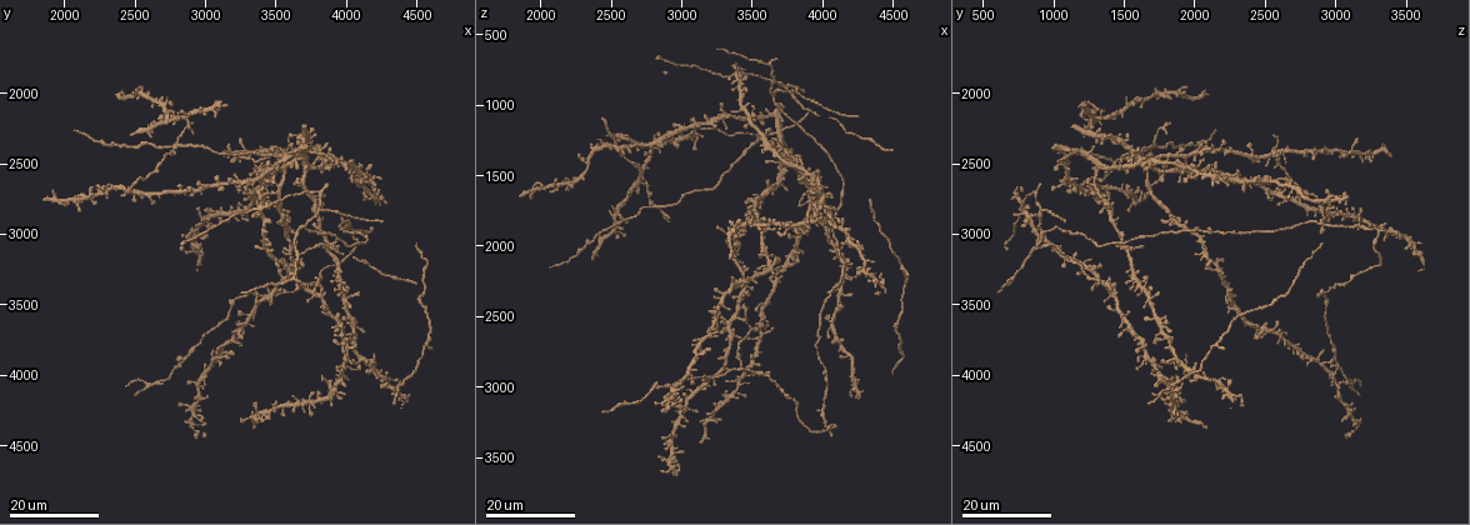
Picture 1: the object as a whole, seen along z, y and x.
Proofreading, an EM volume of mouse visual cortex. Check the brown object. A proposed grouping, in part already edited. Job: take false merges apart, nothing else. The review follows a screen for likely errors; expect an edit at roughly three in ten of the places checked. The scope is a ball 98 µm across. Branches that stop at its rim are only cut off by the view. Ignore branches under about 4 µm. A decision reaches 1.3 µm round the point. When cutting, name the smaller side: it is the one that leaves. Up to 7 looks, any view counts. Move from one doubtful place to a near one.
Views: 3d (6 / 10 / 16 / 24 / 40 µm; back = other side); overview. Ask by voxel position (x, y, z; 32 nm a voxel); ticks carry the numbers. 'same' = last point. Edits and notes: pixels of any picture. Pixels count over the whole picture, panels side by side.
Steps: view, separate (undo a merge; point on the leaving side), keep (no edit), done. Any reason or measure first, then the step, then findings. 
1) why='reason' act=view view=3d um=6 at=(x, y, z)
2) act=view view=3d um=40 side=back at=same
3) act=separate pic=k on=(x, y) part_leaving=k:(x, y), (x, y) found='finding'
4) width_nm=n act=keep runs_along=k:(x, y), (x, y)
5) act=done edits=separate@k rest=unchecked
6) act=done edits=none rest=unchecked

why='three arms meet' act=view view=3d um=24 at=(4020, 2940, 2900)

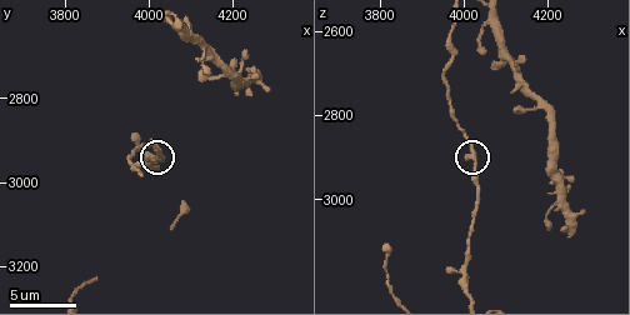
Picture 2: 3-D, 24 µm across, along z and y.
why='closer look' act=view view=3d um=10 at=same

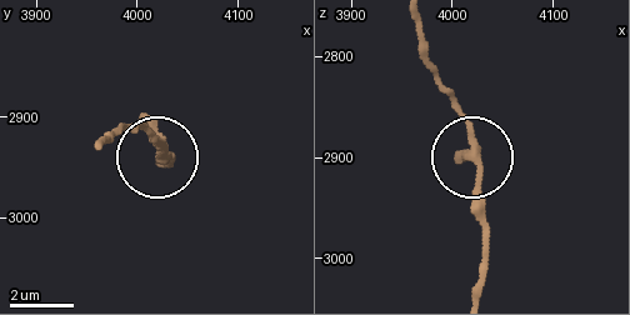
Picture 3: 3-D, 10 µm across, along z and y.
arms=3 act=keep runs_along=3:(416, 20), (424, 60), (470, 133), (486, 259) found='one cell here'

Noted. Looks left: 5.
why='arms run side by side' act=view view=3d um=24 at=(2640, 4040, 3120)

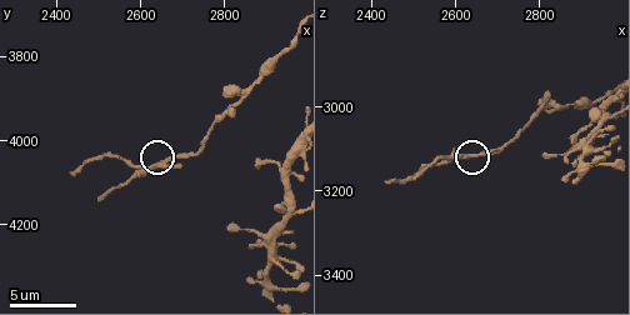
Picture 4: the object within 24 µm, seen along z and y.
why='zoom in' act=view view=3d um=10 at=(2640, 4060, 3115)

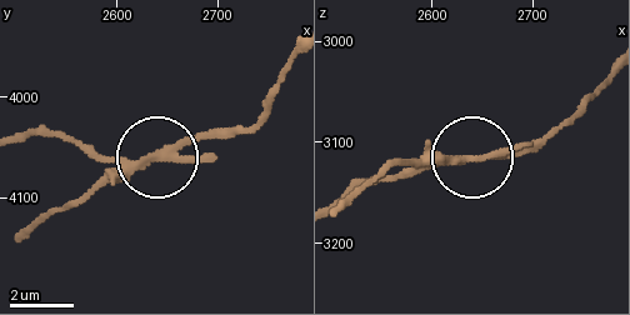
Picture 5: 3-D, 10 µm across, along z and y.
arms=3 act=separate pic=5 on=(96, 161) part_leaving=5:(140, 163), (21, 134) found='two cells meet here'

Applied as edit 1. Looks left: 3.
act=view view=overview

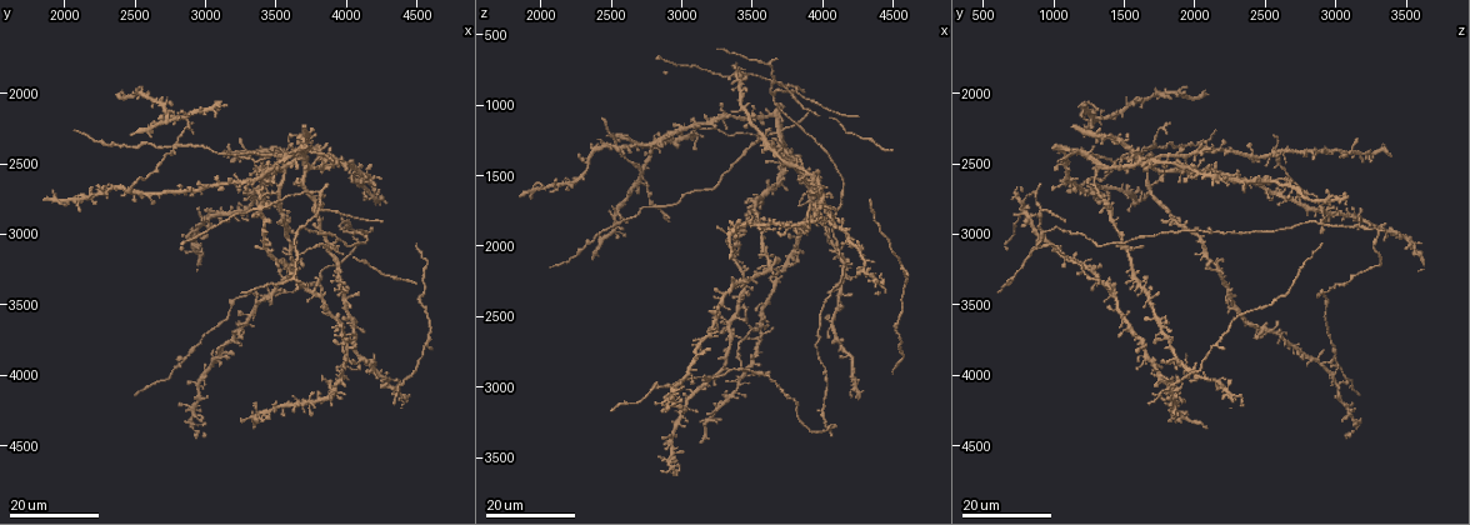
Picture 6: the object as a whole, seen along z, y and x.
act=view view=3d um=24 at=(3700, 2420, 1180)

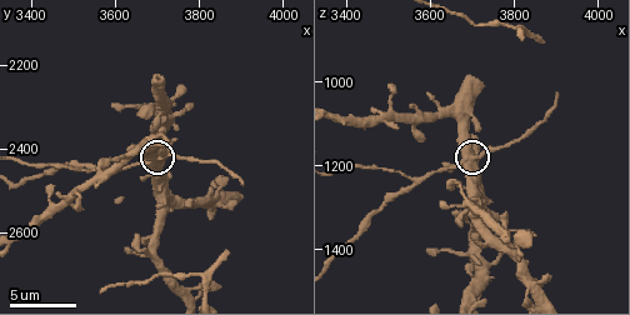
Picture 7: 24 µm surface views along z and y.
why='closer look' act=view view=3d um=10 at=same

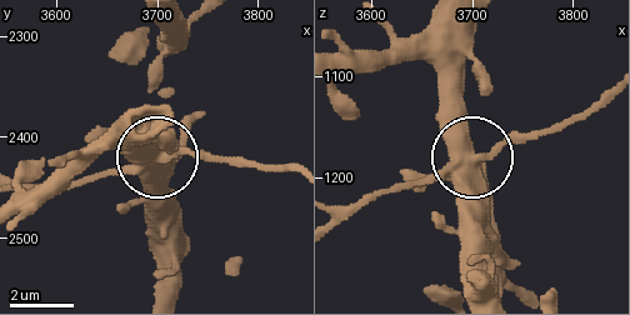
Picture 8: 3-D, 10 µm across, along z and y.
width_nm=460 act=keep found='continuous, no second cell'

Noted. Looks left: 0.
act=done edits=separate@5 rest=unchecked

